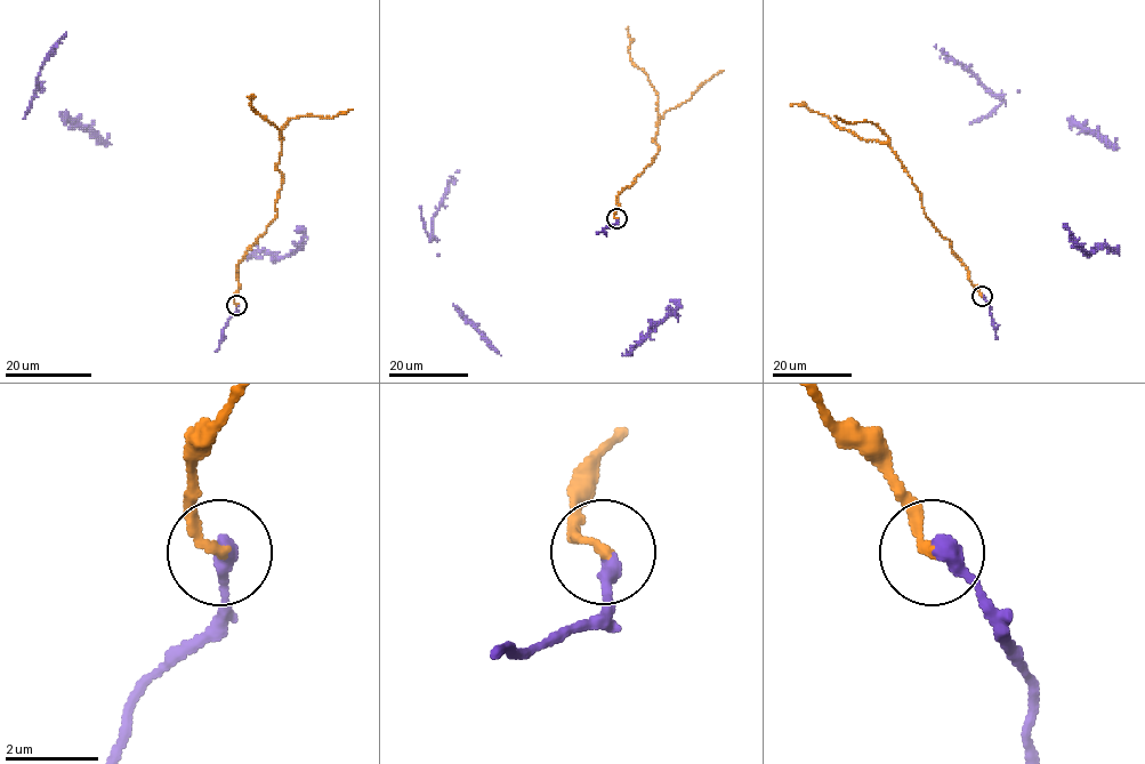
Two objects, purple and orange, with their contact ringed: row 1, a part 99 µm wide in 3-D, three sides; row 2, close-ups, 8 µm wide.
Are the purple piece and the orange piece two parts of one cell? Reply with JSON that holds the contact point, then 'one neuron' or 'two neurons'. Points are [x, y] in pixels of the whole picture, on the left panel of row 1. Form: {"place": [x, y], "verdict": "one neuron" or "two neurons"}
{"place": [236, 305], "verdict": "one neuron"}

